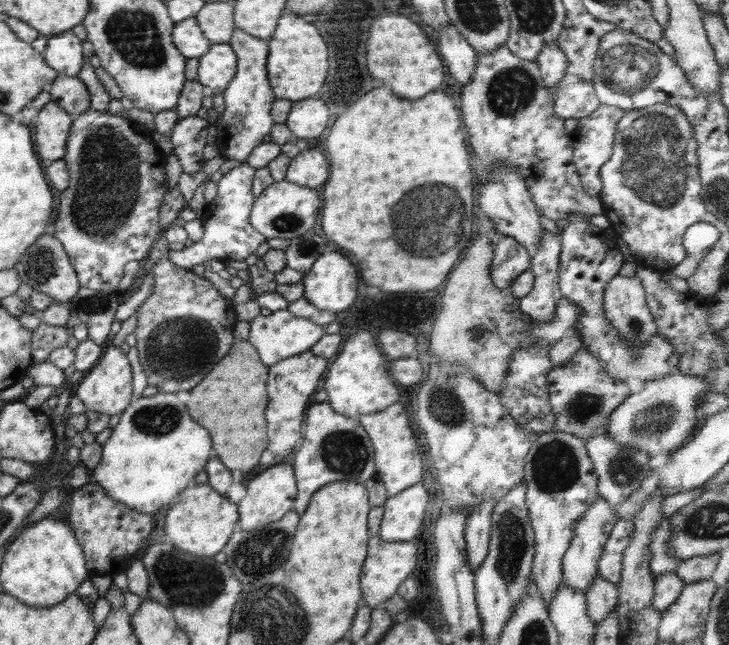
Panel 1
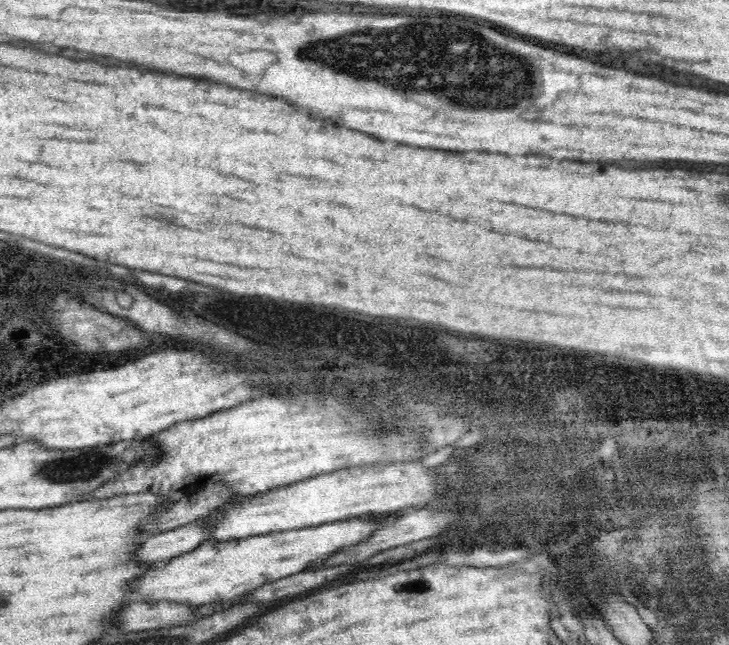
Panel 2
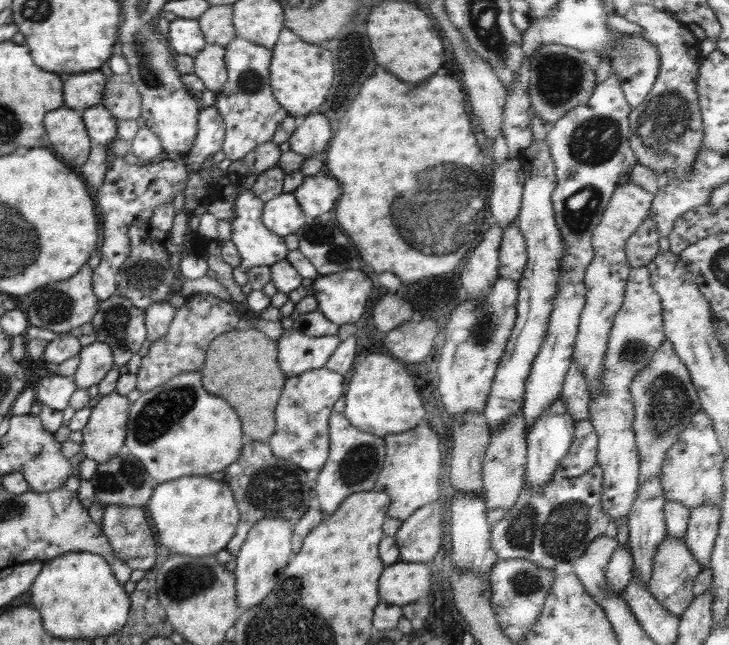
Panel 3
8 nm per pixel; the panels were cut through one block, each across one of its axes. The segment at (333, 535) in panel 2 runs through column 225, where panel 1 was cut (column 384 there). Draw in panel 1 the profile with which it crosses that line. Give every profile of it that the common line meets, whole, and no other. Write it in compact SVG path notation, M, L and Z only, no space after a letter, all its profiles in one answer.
M373 536L368 542L368 556L362 566L362 598L366 600L368 606L372 608L381 607L388 598L396 595L399 585L410 576L410 572L416 568L416 546L410 542L390 542L382 540L379 536Z

